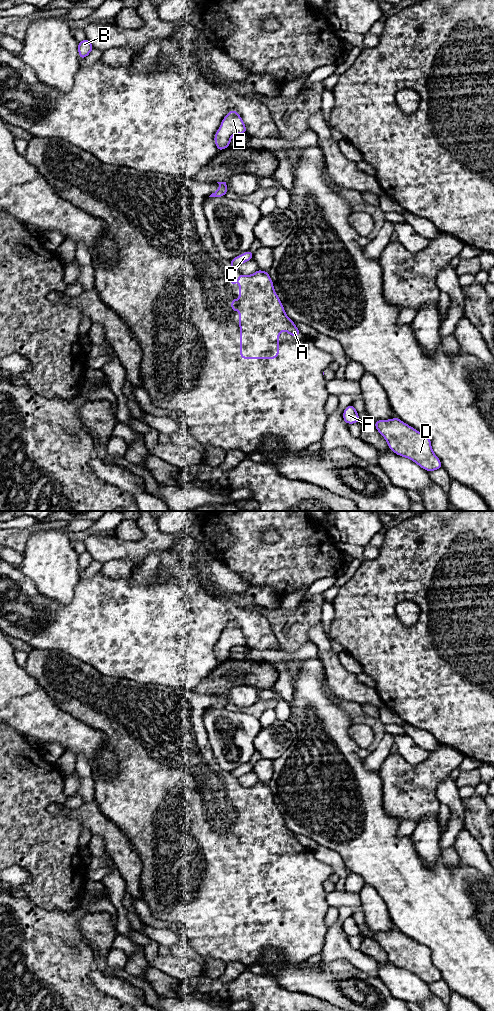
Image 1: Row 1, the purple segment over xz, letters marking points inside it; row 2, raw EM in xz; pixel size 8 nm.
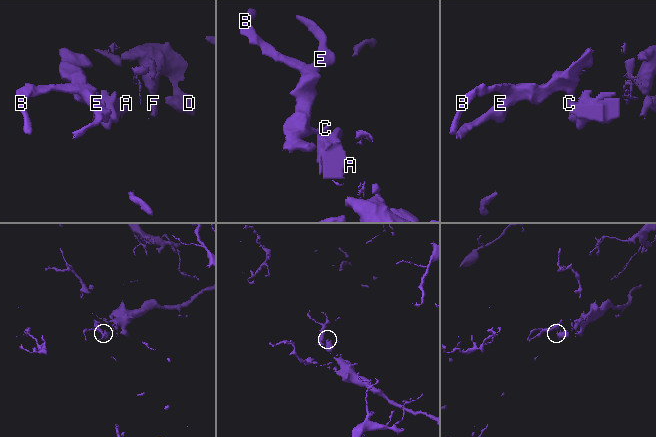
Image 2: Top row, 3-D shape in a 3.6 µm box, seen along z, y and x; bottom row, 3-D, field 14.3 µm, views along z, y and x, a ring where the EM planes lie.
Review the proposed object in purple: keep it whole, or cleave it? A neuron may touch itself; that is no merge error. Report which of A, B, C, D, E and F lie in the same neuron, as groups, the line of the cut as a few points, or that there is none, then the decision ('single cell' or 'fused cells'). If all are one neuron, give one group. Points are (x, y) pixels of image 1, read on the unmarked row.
A D F / B C E; cut in xz along (231, 772), (237, 778); fused cells

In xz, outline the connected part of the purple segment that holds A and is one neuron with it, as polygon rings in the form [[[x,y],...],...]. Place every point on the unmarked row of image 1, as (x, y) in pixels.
[[[257,782],[252,787],[239,786],[239,791],[231,791],[232,796],[239,795],[239,811],[231,811],[231,823],[239,823],[240,870],[276,871],[279,869],[279,847],[287,843],[295,849],[302,845],[286,827],[284,819],[276,806],[271,789],[267,783]]]

